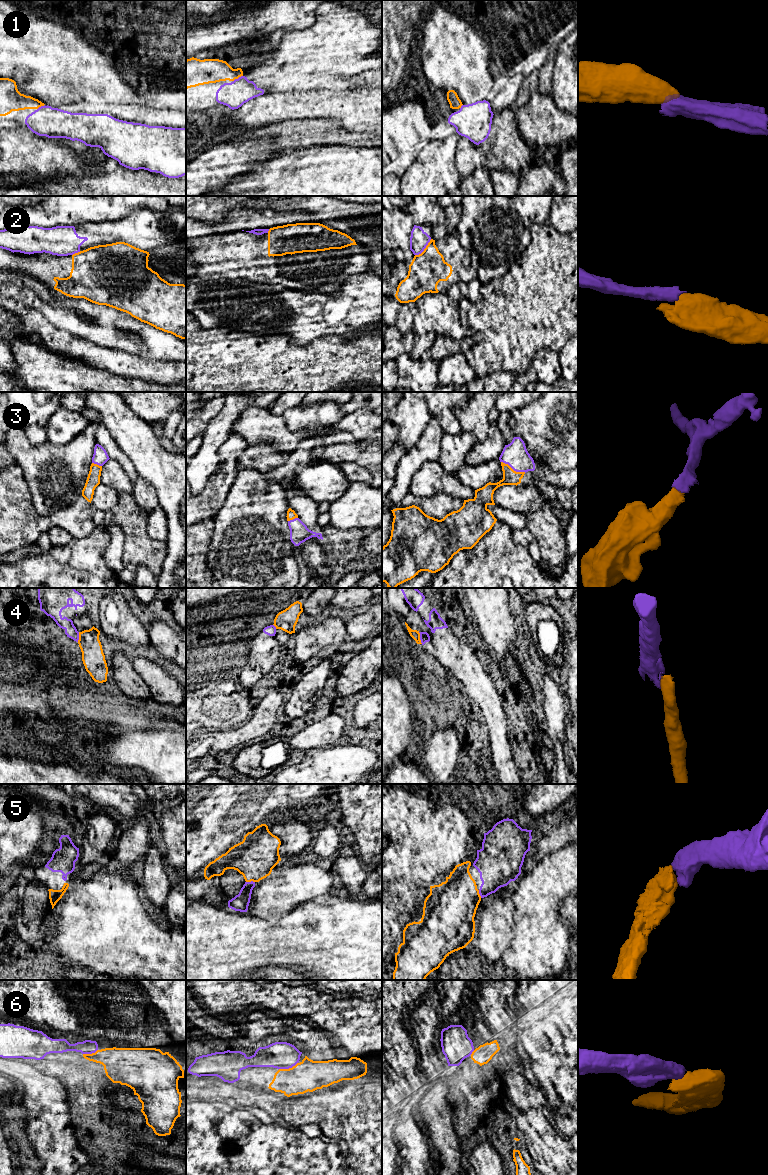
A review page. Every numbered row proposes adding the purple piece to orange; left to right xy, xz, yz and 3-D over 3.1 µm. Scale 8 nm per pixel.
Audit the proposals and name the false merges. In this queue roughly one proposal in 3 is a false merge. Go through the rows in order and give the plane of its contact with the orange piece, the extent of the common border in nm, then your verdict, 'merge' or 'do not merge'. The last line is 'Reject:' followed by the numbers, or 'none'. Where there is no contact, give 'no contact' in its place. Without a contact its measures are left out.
1: contact in xz; length 90 nm; merge
2: contact in yz; length 190 nm; do not merge
3: contact in yz; length 220 nm; merge
4: contact in yz; length 100 nm; do not merge
5: contact in xz; length 70 nm; merge
6: contact in xz; length 160 nm; merge
Reject: 2, 4

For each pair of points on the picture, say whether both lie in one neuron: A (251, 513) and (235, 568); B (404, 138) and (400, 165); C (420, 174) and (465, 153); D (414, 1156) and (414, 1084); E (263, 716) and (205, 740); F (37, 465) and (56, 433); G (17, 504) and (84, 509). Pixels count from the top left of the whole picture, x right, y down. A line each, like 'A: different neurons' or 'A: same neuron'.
A: same neuron
B: different neurons
C: different neurons
D: same neuron
E: same neuron
F: different neurons
G: same neuron

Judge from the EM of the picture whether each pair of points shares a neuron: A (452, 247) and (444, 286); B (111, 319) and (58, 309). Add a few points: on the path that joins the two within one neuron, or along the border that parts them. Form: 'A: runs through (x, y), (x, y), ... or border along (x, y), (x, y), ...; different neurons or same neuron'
A: runs through (445, 257), (444, 276); same neuron
B: runs through (98, 314), (80, 307), (71, 307); same neuron

